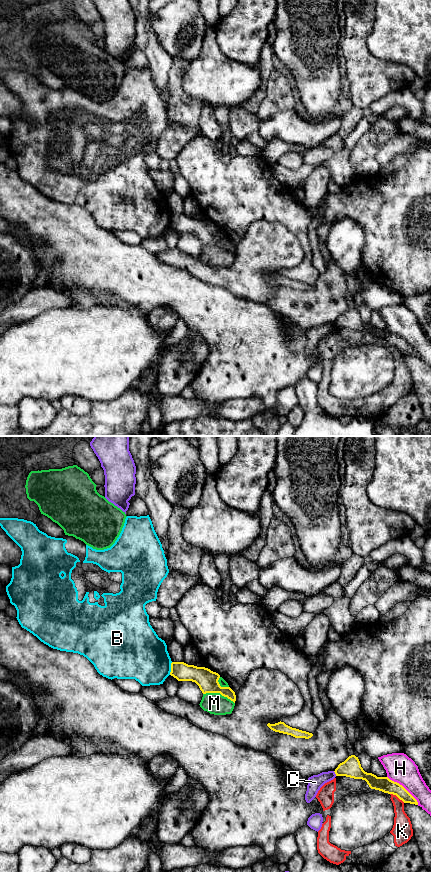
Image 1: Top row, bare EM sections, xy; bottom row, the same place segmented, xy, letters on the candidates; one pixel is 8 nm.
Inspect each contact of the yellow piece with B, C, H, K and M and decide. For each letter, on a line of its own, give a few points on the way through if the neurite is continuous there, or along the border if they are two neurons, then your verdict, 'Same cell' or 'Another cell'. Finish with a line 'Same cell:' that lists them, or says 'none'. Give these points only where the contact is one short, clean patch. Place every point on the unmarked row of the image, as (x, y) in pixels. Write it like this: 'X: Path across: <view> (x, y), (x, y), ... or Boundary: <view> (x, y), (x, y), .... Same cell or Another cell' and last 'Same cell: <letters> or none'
B: Another cell
C: Another cell
H: Another cell
K: Another cell
M: Boundary: xy (203, 245), (220, 245), (234, 255). Another cell
Same cell: none

